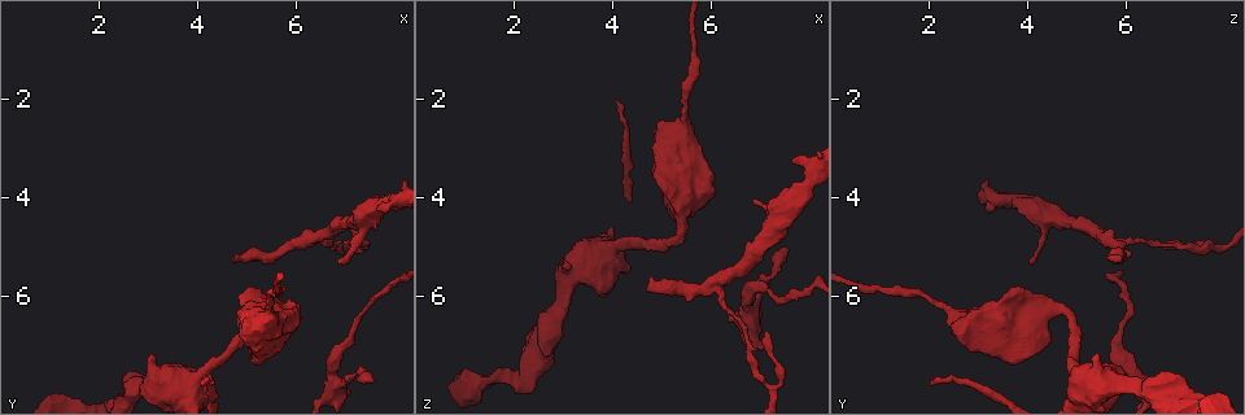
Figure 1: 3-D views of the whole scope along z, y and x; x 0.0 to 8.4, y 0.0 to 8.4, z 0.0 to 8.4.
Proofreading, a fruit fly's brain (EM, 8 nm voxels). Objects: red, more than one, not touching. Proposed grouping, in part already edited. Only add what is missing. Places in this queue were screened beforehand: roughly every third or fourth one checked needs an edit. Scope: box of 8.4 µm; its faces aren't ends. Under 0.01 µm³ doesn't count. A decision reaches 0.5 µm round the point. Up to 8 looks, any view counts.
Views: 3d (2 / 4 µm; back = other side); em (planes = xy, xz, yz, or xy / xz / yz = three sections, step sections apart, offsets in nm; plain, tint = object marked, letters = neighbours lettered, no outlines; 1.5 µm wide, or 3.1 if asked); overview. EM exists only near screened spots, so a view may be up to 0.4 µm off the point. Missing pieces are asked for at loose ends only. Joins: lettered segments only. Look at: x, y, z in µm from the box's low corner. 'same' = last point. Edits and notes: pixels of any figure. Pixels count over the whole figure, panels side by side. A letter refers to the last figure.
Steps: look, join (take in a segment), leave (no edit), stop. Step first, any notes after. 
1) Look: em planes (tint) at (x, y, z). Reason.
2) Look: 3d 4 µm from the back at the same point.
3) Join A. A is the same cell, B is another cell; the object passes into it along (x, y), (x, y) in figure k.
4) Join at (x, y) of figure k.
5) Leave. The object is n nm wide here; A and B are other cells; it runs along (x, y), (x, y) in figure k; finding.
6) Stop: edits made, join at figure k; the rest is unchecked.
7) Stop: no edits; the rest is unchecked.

Look: 3d 2 µm from the back at (4.00, 7.70, 2.00). Free end.

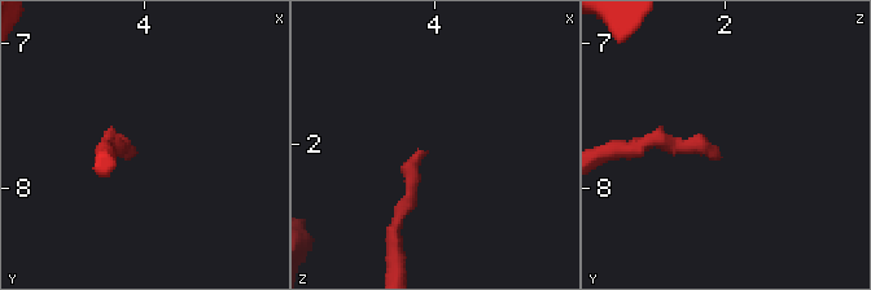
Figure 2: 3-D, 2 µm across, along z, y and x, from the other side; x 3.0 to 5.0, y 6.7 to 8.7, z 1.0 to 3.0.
Look: em xy step 8 (plain) at (4.08, 7.74, 2.02).

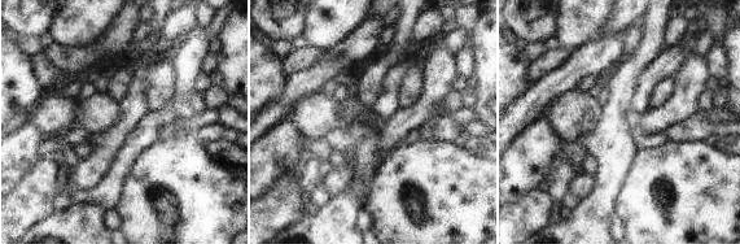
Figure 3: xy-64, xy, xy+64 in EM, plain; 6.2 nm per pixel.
Look: em xy step 8 (letters) at the same point. What lies round it.

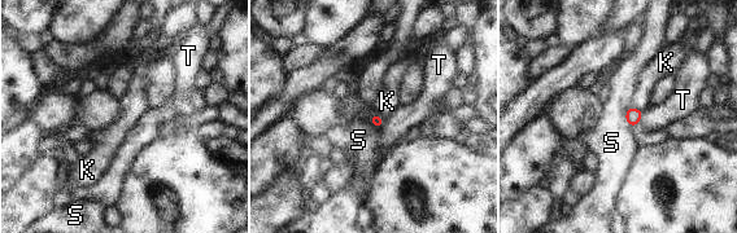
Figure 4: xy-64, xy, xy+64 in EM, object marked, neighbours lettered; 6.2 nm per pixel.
Leave. The object is 70 nm wide here; the longest contact is with S, 140 nm; K, S and T are other cells; no lettered segment goes on from it.

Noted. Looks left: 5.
Look: em planes (letters) at (4.70, 5.25, 5.90).

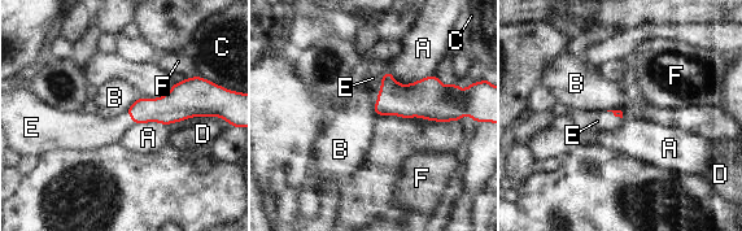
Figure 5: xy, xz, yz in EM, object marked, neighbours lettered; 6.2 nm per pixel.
Join E. E is the same cell, A, B, C, D and F are other cells; the object passes into it along (419, 99), (380, 88), (372, 78) in figure 5; the neuron continues.

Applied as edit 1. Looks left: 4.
Look: overview.

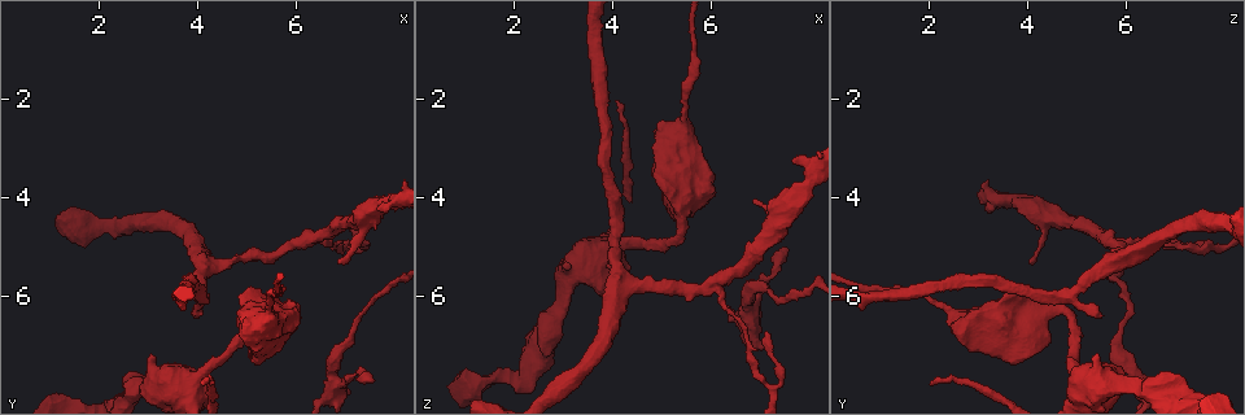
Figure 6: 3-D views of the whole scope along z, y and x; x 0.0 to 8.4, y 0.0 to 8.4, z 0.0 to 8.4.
Look: 3d 2 µm at (7.55, 7.70, 5.05). Thin end.

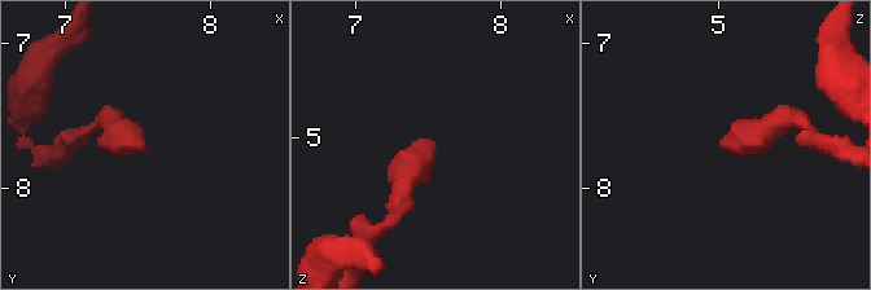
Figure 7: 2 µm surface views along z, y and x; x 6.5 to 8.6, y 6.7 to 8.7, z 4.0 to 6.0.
Look: em planes (plain) at (7.58, 7.76, 5.08).

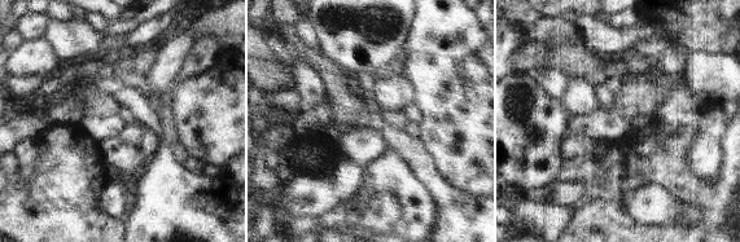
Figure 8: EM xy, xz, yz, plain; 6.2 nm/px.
Look: em planes (letters) at the same point. What lies round it.

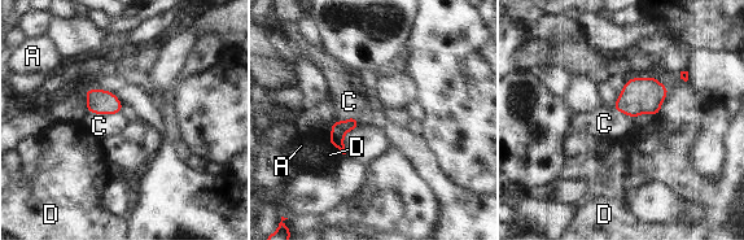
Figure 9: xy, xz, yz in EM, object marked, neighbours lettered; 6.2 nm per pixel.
Leave. A, C and D are other cells; a border runs along (87, 112), (119, 114) in figure 9; no lettered segment goes on from it.

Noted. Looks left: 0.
Stop: edits made, join at figure 5; the rest is unchecked.

